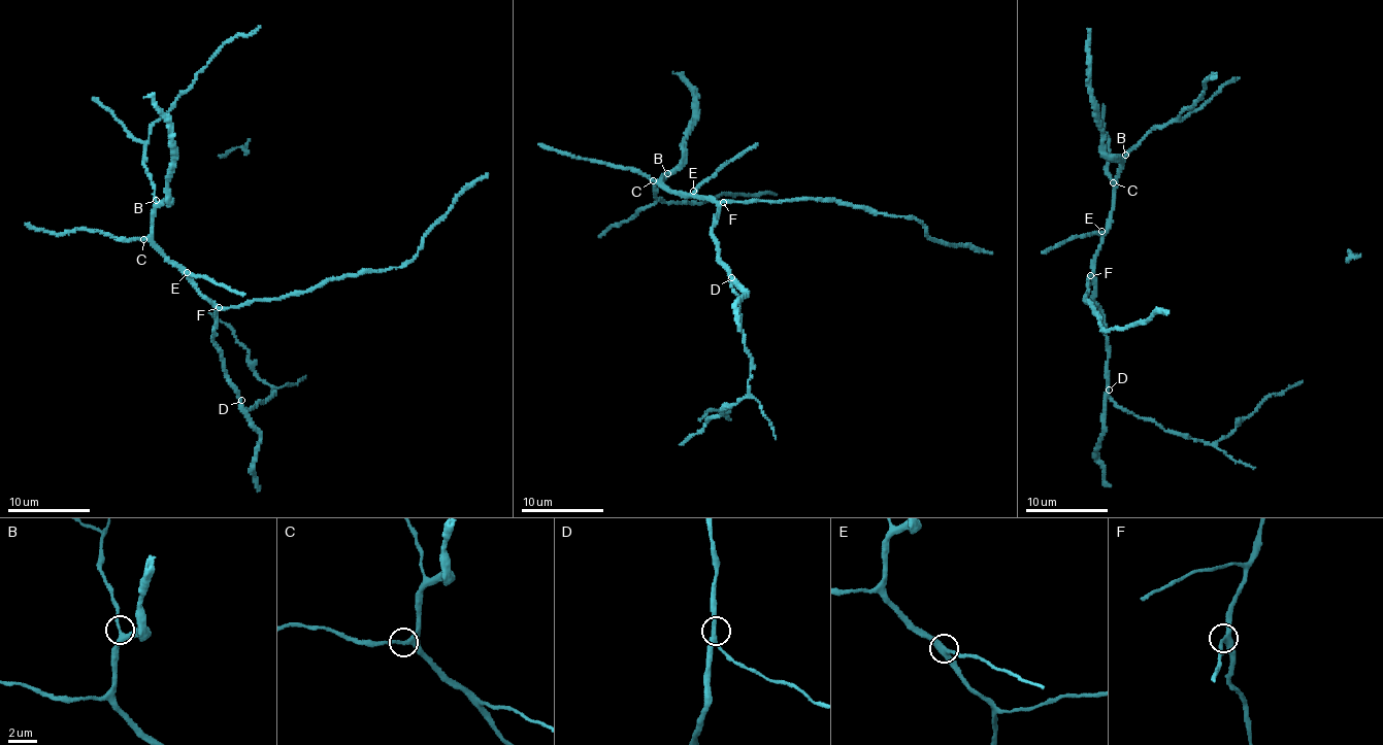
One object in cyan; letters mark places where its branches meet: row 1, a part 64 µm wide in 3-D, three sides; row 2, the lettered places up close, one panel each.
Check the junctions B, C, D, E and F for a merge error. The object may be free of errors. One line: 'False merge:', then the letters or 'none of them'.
False merge: none of them

